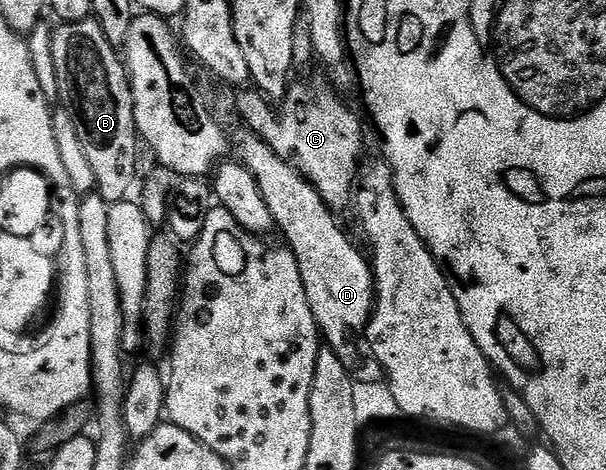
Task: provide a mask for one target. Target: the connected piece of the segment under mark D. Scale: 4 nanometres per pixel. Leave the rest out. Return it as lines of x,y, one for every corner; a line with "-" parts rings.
240,126
236,133
231,133
230,144
236,153
235,159
254,174
258,186
262,190
262,198
266,198
266,206
270,206
270,214
274,214
274,222
278,232
284,235
283,243
294,254
298,262
298,274
302,274
302,286
306,286
306,302
310,302
310,314
314,314
314,322
320,328
323,343
346,366
353,381
362,383
381,383
385,379
384,367
376,360
372,348
368,344
366,329
374,311
374,277
369,257
352,245
352,240
340,229
335,220
333,209
329,208
318,190
296,168
278,158
255,132

